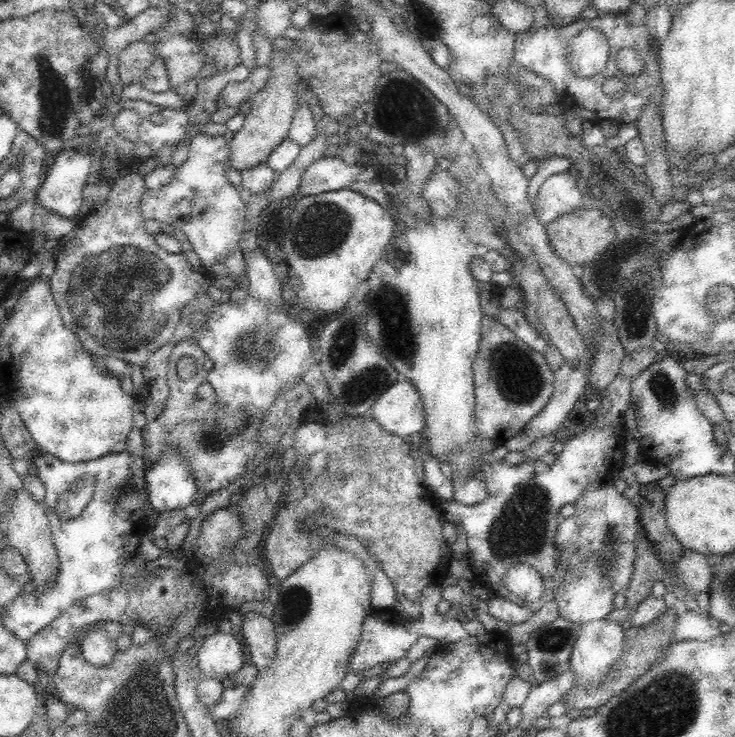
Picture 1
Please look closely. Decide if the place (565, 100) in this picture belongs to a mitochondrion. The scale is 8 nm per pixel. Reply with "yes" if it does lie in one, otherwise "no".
no

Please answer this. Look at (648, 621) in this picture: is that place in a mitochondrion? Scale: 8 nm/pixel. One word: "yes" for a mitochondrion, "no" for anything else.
no

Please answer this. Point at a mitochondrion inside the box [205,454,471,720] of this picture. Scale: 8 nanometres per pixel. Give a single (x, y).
(313, 527)

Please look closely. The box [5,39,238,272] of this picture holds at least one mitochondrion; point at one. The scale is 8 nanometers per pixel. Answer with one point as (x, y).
(54, 95)

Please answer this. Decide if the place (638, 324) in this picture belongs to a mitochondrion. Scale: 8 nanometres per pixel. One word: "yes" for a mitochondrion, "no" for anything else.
no

